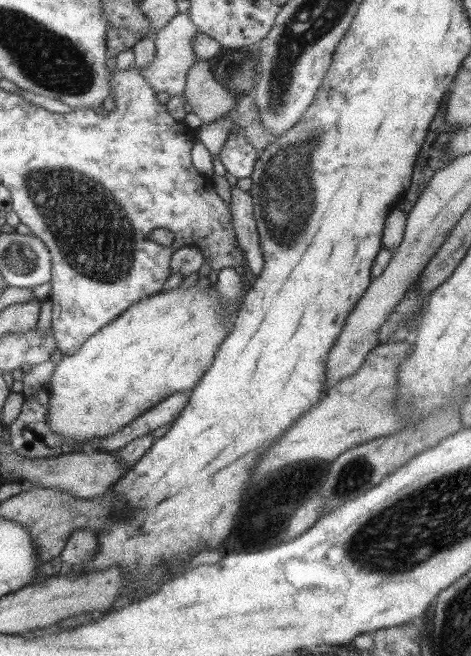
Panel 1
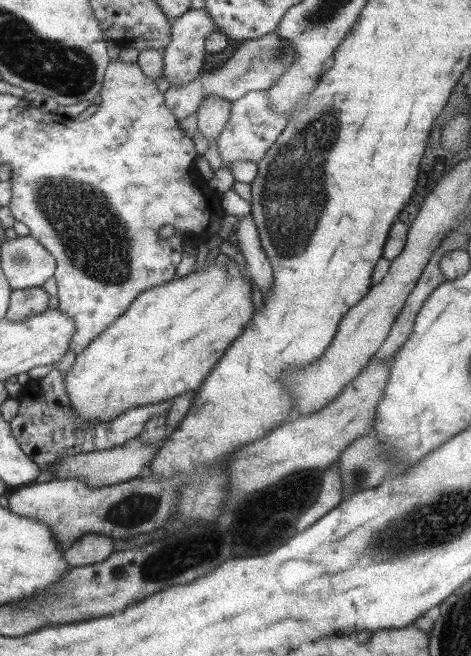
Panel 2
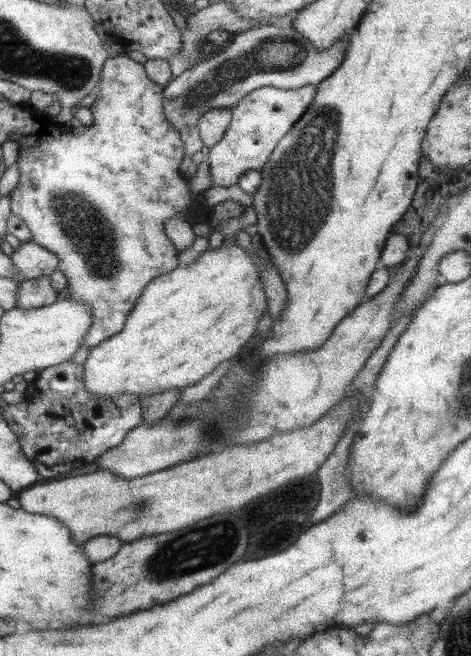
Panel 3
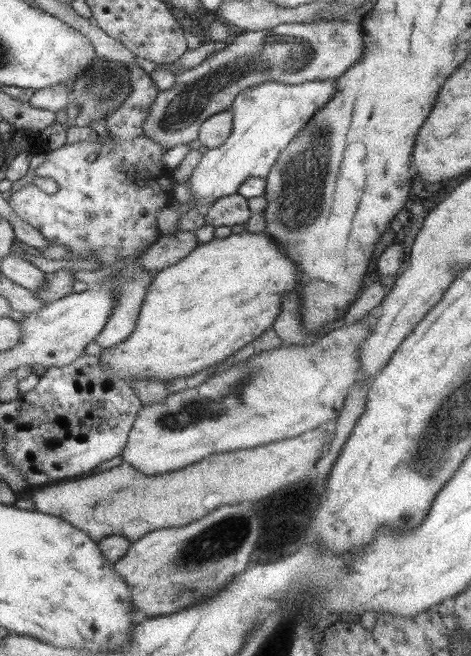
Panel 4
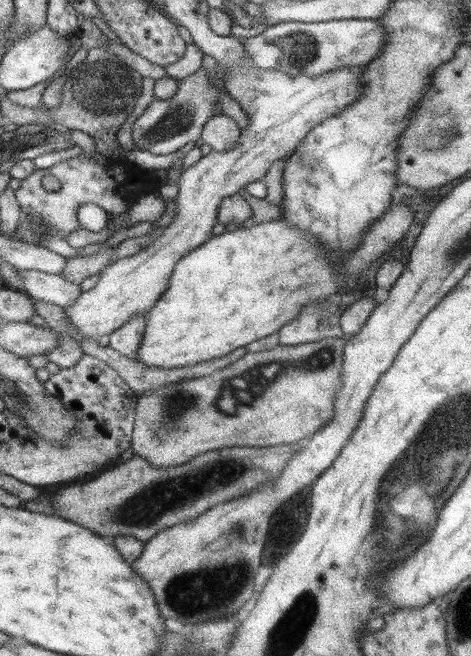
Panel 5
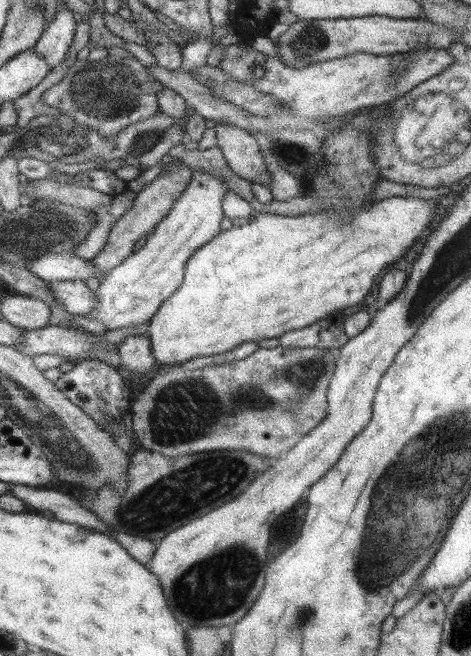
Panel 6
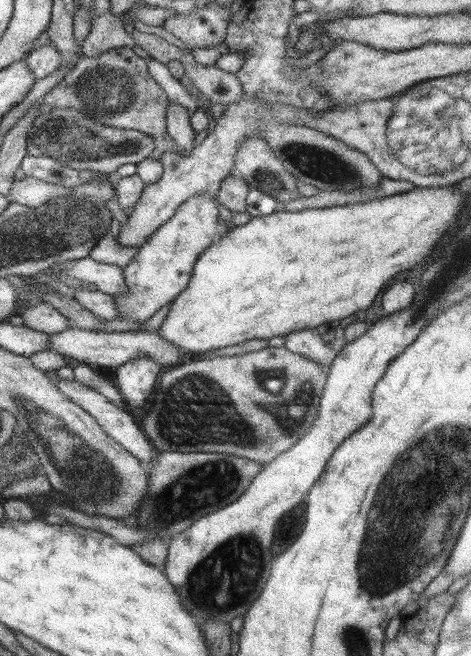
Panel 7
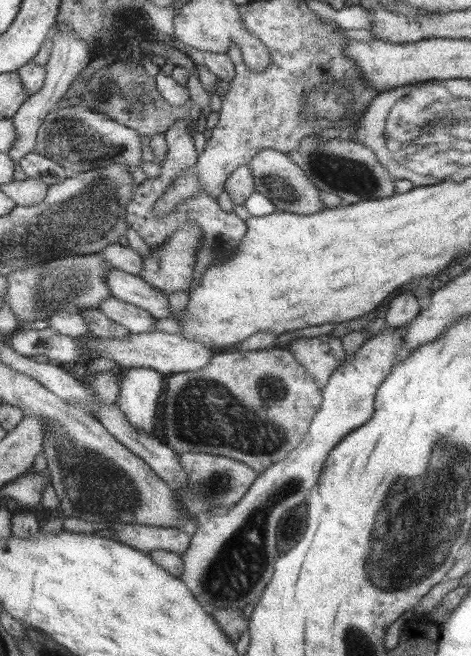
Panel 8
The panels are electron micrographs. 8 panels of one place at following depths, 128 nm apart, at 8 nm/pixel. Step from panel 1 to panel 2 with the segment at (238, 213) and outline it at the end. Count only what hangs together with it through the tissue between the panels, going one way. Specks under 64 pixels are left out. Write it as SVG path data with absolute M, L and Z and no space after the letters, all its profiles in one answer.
M251 215L237 218L236 235L238 236L239 248L247 260L245 266L262 294L268 294L274 286L273 266L262 249L256 223Z

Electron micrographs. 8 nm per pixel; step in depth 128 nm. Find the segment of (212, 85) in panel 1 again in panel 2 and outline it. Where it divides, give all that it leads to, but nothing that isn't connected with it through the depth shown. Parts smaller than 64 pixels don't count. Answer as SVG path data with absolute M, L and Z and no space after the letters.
M206 96L196 110L197 129L208 141L214 140L229 121L232 102L218 96Z

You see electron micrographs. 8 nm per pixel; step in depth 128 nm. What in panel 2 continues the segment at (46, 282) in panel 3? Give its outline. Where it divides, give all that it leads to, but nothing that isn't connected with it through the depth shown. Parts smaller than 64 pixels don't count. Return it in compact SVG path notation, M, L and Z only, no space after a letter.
M41 287L12 291L9 310L5 318L10 321L25 320L49 309L49 294Z

